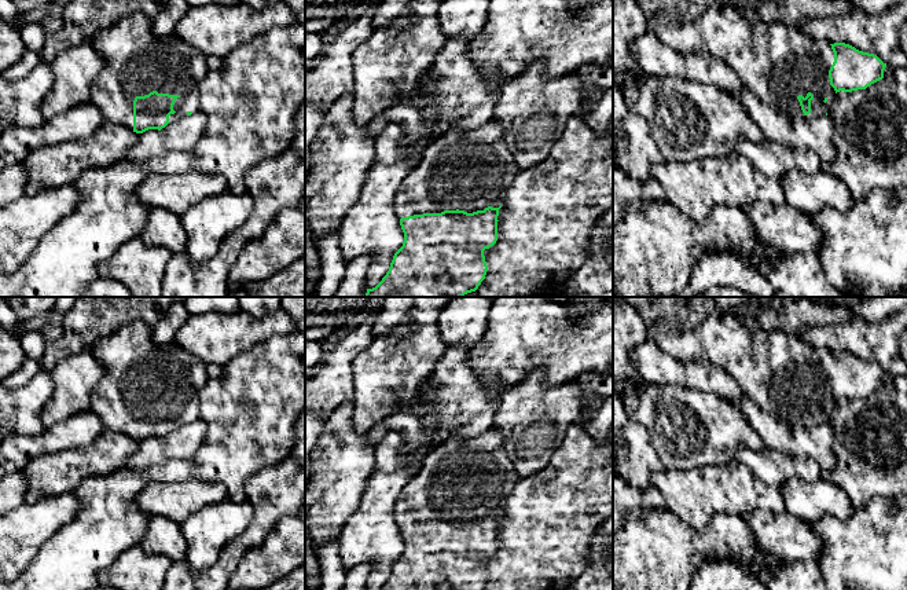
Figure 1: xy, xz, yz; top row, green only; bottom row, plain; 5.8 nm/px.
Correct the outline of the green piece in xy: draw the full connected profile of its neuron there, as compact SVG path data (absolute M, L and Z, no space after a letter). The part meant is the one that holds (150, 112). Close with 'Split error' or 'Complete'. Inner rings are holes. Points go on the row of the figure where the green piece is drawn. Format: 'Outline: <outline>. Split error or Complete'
Outline: M143 14L121 17L113 26L98 32L92 43L104 59L104 69L91 84L89 102L99 110L104 120L128 129L143 133L148 129L161 131L168 124L198 113L199 84L206 77L206 55L191 47L176 34L158 37L151 29L153 19Z. Split error

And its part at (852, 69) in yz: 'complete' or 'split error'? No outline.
split error

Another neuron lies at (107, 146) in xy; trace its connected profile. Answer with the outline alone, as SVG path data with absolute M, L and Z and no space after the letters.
M106 121L85 139L38 147L21 162L27 175L25 195L73 184L89 166L107 168L117 164L137 140L139 133Z

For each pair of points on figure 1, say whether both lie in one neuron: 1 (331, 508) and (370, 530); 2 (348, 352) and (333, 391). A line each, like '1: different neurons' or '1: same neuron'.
1: different neurons
2: same neuron

